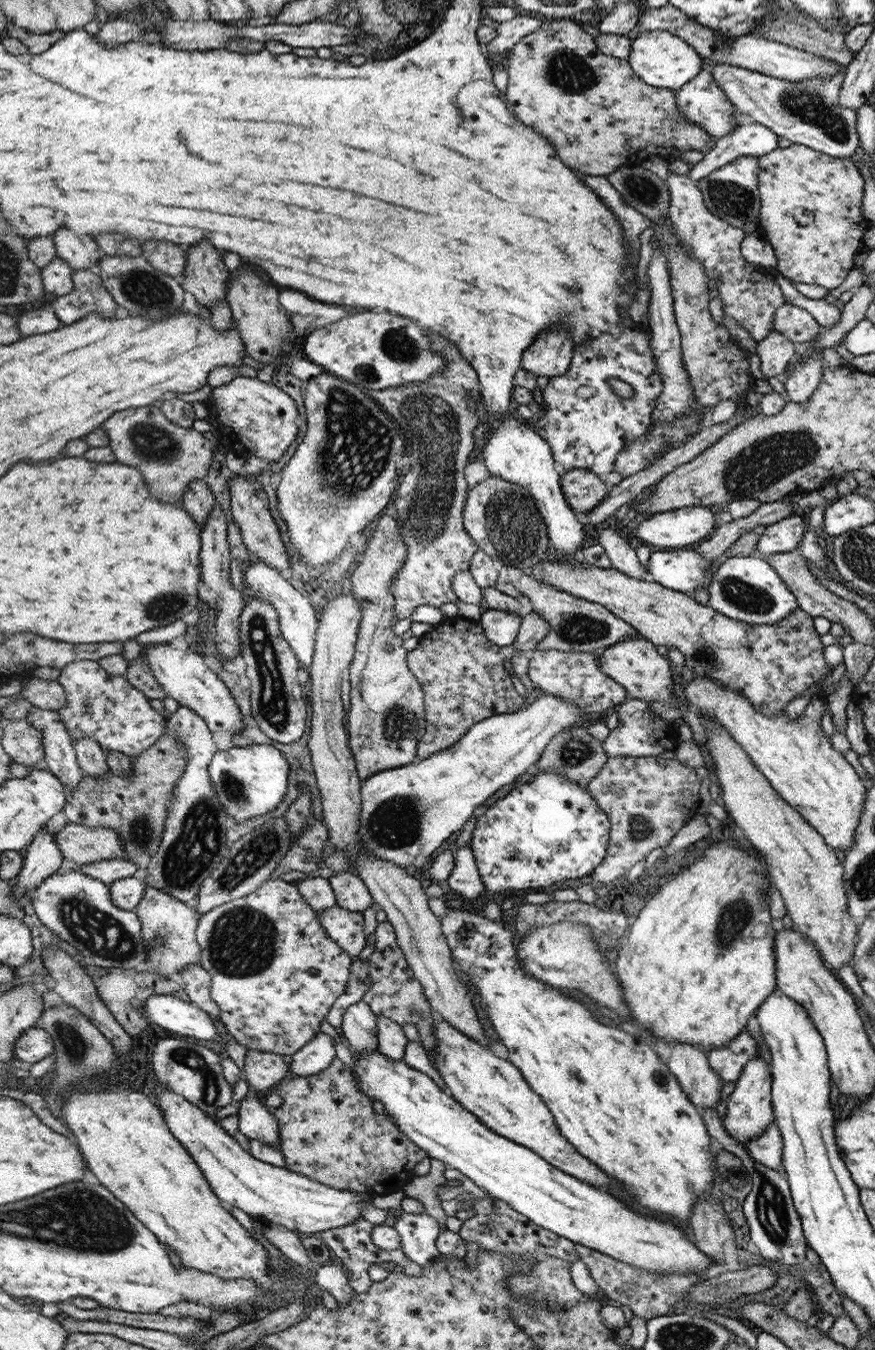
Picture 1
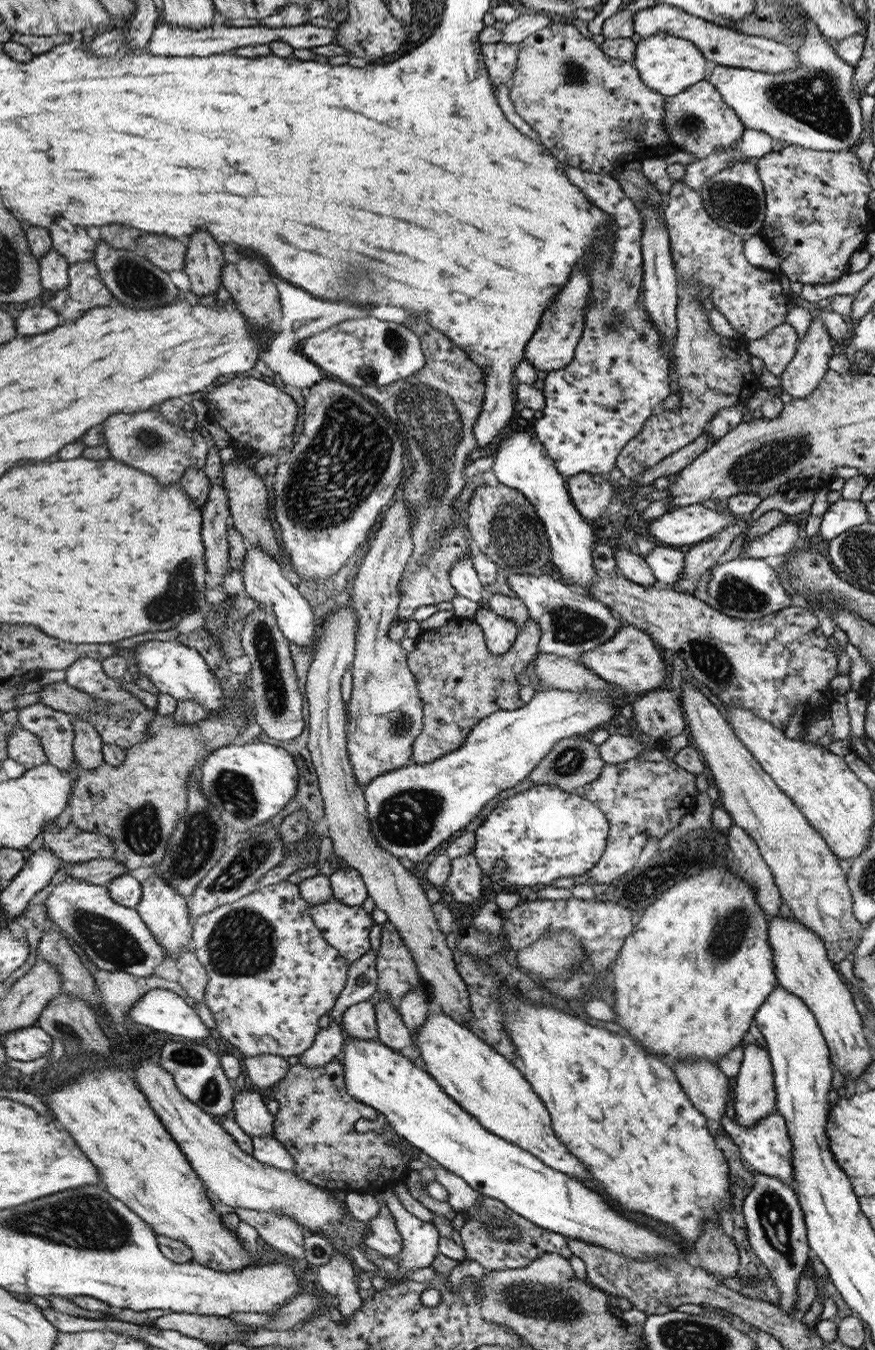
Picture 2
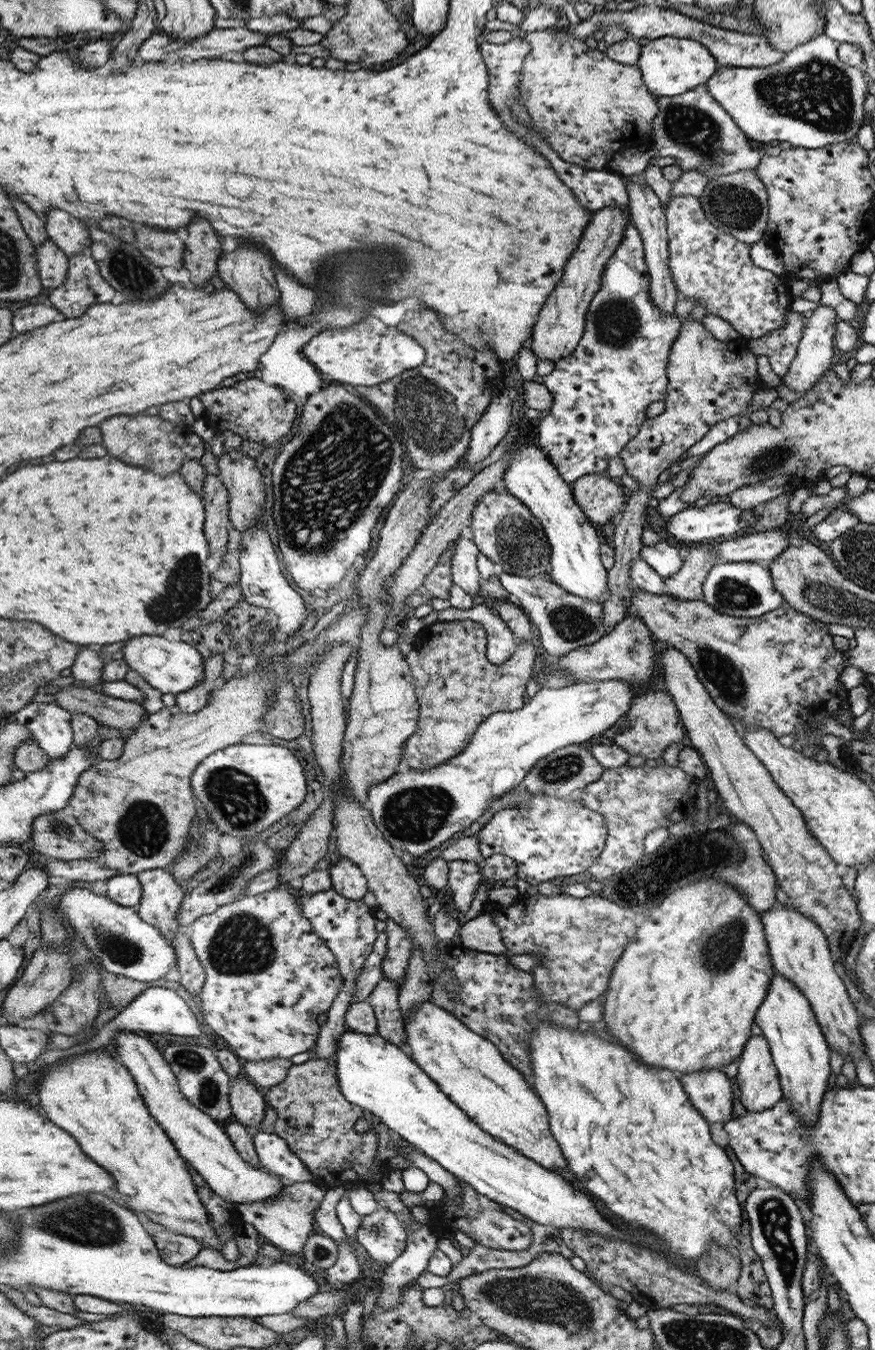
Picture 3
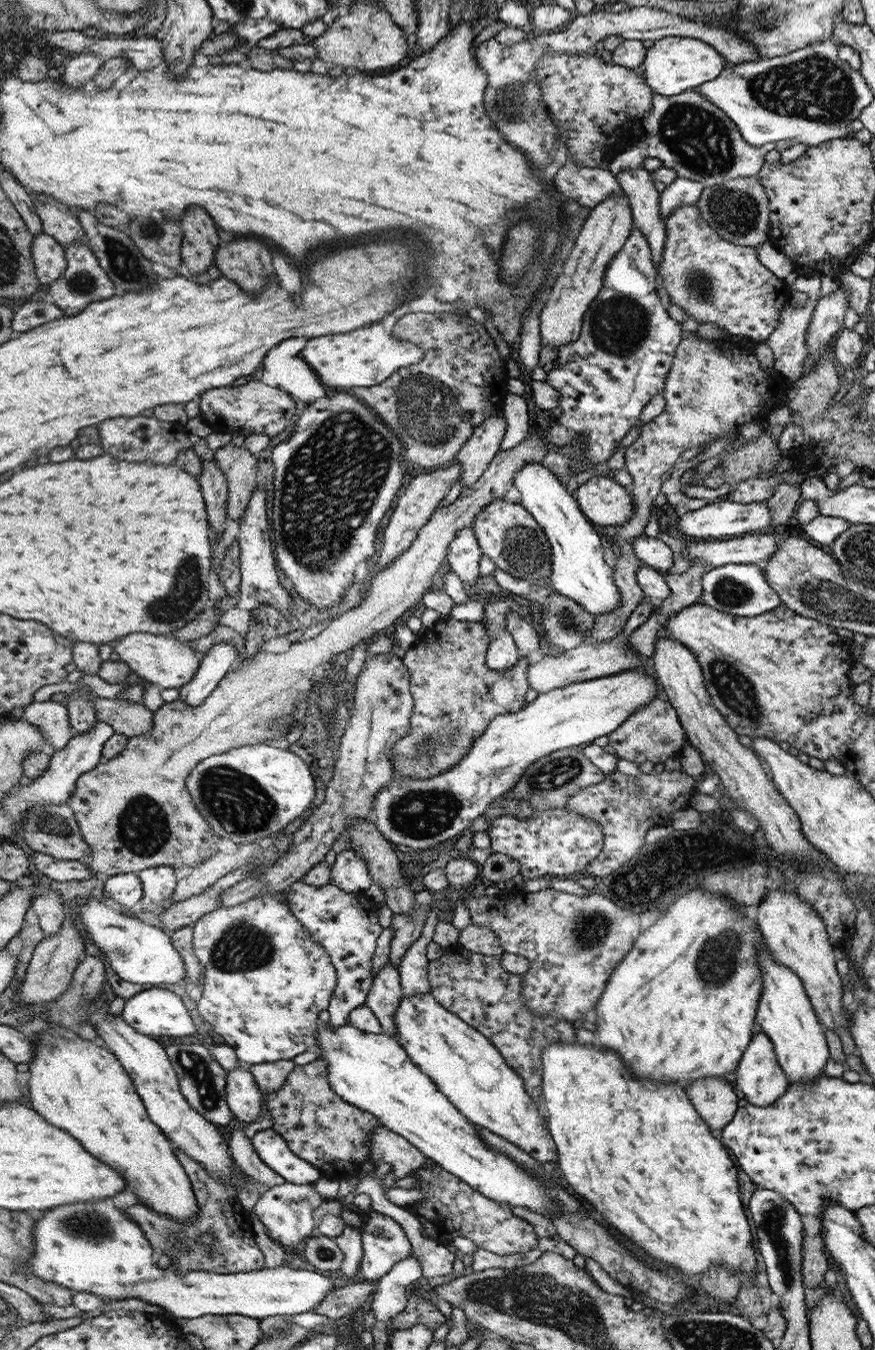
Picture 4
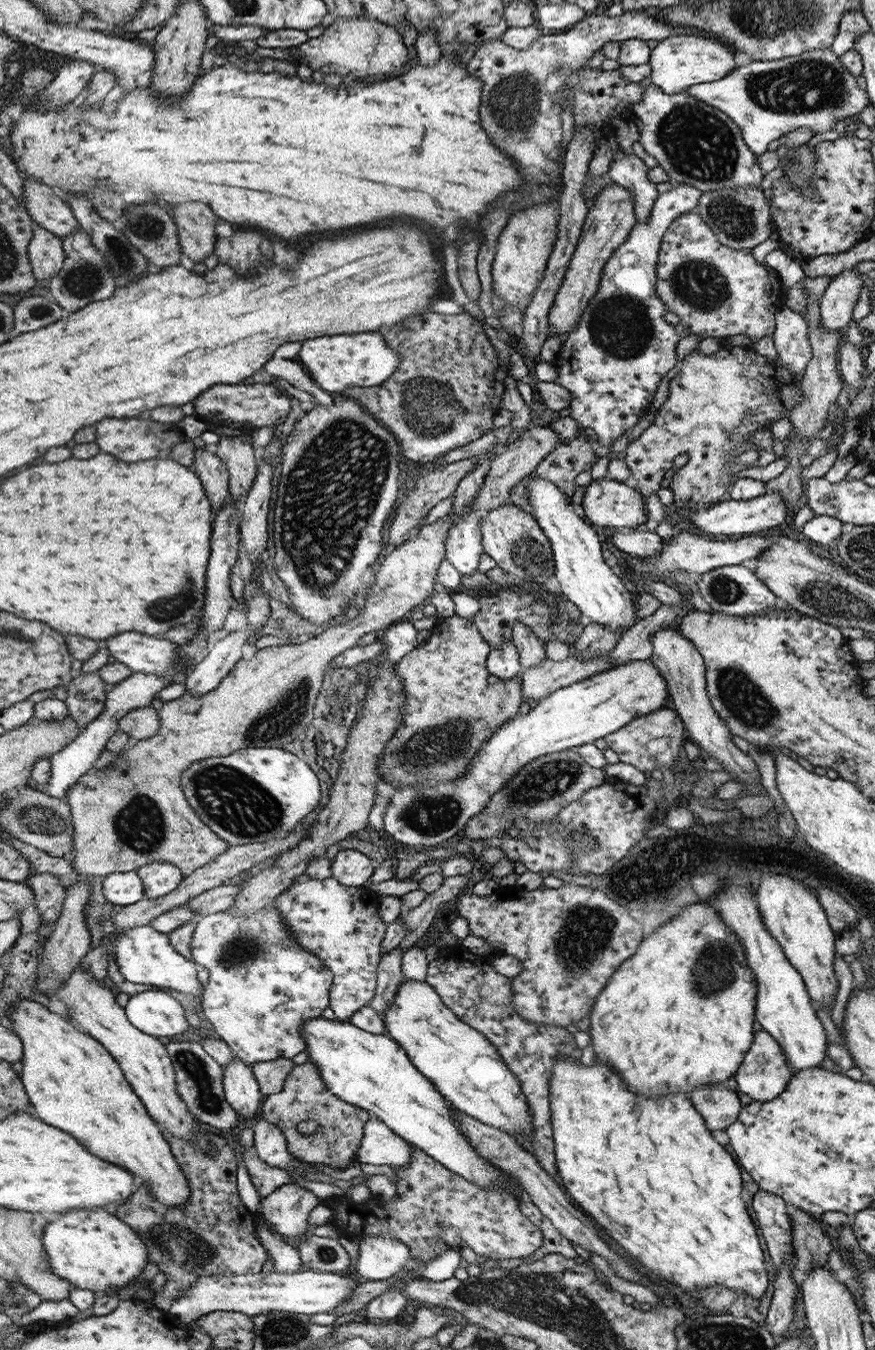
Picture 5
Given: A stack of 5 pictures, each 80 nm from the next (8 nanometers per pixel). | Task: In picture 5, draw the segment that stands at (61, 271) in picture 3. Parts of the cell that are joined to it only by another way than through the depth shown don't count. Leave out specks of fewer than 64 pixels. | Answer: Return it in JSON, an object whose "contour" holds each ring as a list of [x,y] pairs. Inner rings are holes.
{"contour":[[[34,225],[33,238],[29,242],[28,251],[33,275],[38,282],[48,281],[62,270],[65,259],[63,240],[44,227]]]}

